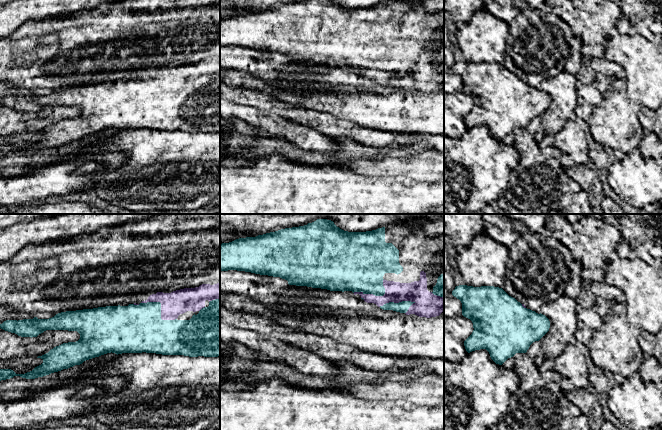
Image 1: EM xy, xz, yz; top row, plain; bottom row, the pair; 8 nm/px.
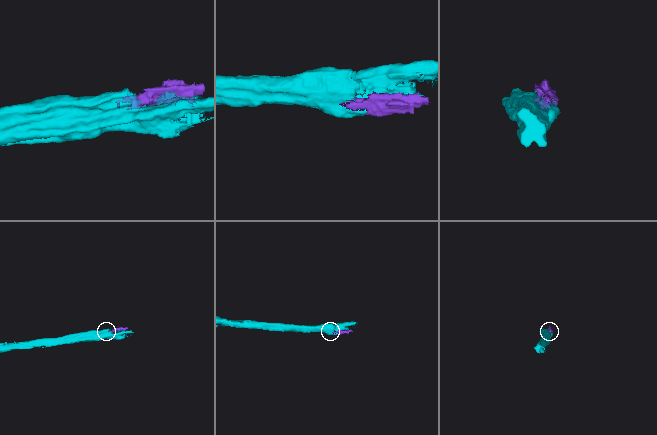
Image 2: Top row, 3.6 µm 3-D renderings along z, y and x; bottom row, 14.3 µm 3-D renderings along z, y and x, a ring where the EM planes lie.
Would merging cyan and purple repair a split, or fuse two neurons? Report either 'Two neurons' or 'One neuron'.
One neuron

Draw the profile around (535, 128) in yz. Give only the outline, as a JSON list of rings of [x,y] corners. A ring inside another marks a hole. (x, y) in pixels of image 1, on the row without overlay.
[[[540,116],[533,118],[526,129],[538,143],[540,143],[546,135]]]

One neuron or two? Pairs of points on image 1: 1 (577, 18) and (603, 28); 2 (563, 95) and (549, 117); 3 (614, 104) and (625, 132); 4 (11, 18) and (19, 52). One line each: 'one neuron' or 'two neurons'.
1: one neuron
2: one neuron
3: one neuron
4: two neurons

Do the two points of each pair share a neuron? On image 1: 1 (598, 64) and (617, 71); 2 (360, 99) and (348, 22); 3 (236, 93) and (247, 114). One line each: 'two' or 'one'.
1: one
2: two
3: two

